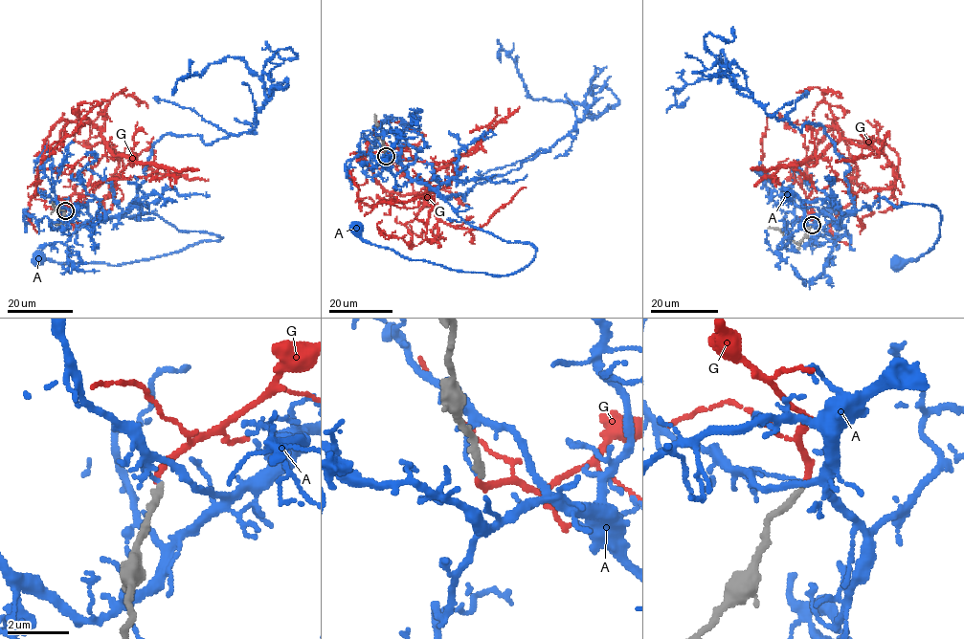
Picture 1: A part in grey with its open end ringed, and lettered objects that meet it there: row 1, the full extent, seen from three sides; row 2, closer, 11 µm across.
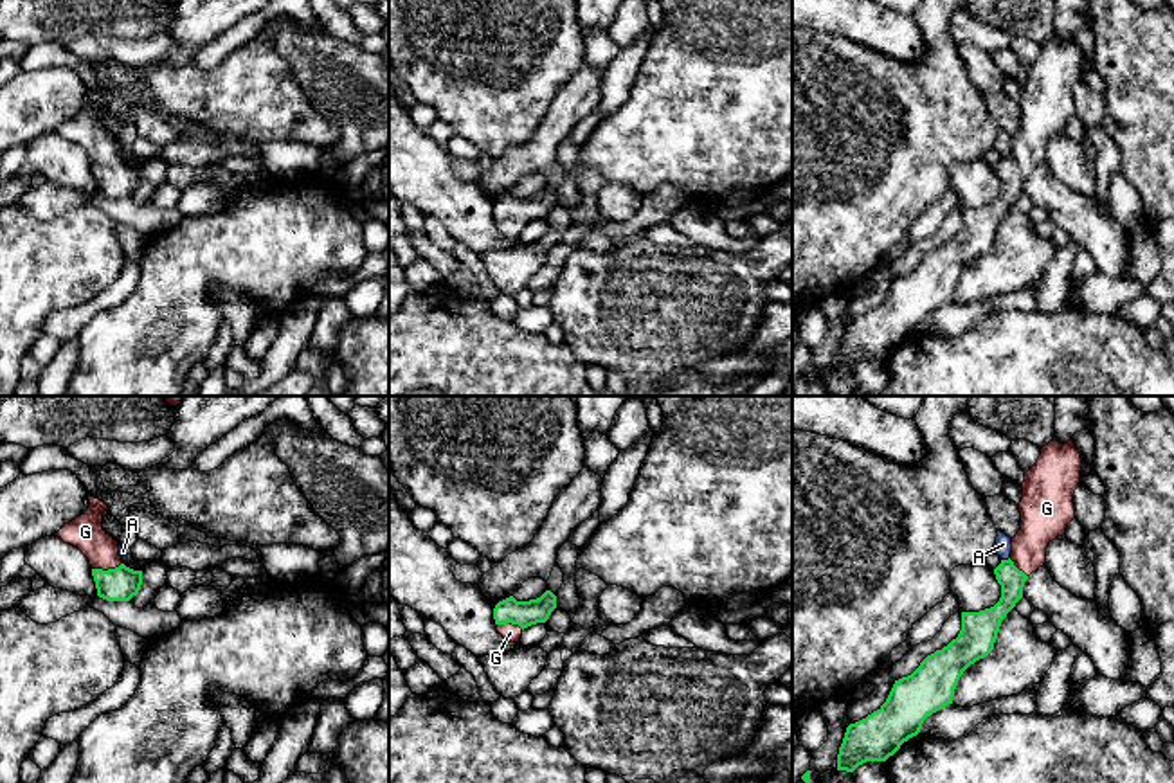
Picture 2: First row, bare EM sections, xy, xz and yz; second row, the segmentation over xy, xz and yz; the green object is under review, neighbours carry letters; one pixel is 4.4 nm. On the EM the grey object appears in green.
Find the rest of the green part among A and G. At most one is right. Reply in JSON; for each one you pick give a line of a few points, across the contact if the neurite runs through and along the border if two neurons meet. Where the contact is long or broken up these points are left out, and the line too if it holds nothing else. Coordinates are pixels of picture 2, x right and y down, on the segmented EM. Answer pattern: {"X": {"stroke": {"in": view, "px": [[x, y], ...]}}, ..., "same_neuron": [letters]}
{"G": {"stroke": {"in": "xy", "px": [[121, 584], [108, 569], [103, 551], [85, 531]]}}, "same_neuron": ["G"]}

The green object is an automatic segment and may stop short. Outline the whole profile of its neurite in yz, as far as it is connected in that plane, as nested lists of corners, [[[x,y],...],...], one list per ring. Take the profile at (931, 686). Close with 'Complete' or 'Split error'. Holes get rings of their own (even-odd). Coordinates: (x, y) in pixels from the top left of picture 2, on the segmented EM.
[[[1053,437],[1041,448],[1037,463],[1025,473],[1023,499],[1017,504],[1021,529],[1012,538],[1012,554],[994,569],[996,580],[1001,585],[999,601],[980,612],[962,612],[958,637],[942,650],[927,655],[911,675],[895,680],[886,702],[877,711],[846,727],[837,754],[837,770],[853,772],[866,761],[886,761],[904,742],[920,733],[927,716],[953,704],[960,677],[971,664],[994,650],[1001,621],[1023,598],[1025,581],[1039,567],[1044,567],[1048,544],[1062,536],[1068,524],[1075,518],[1073,493],[1080,482],[1080,470],[1082,459],[1073,439],[1061,445]]]. Split error

